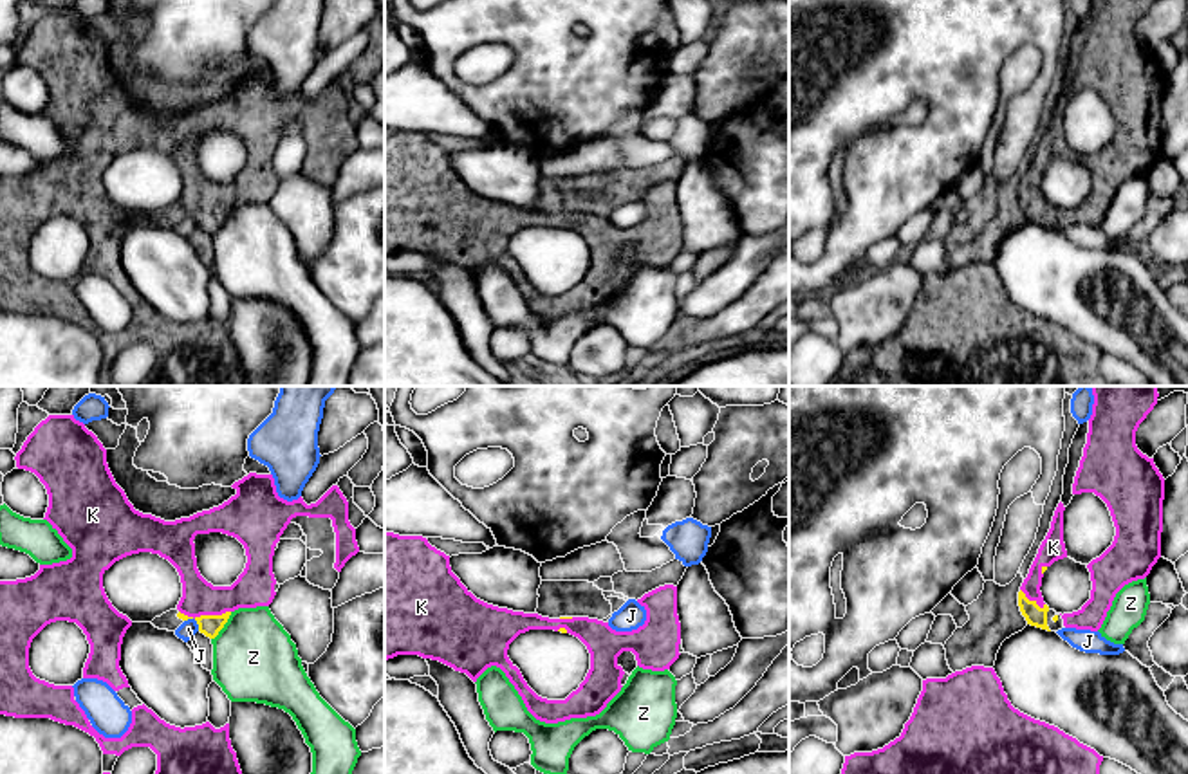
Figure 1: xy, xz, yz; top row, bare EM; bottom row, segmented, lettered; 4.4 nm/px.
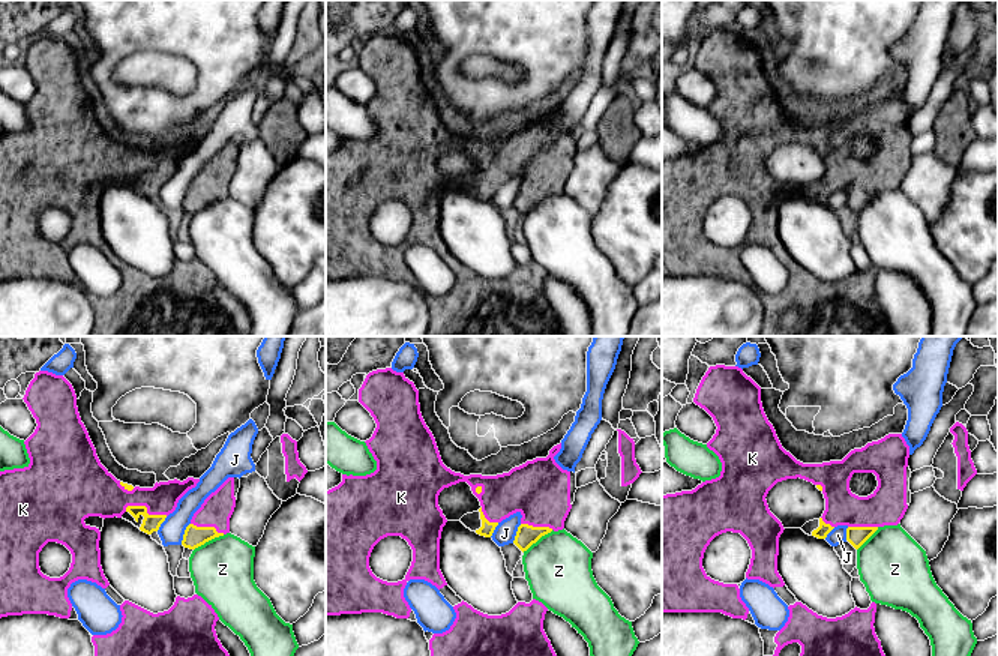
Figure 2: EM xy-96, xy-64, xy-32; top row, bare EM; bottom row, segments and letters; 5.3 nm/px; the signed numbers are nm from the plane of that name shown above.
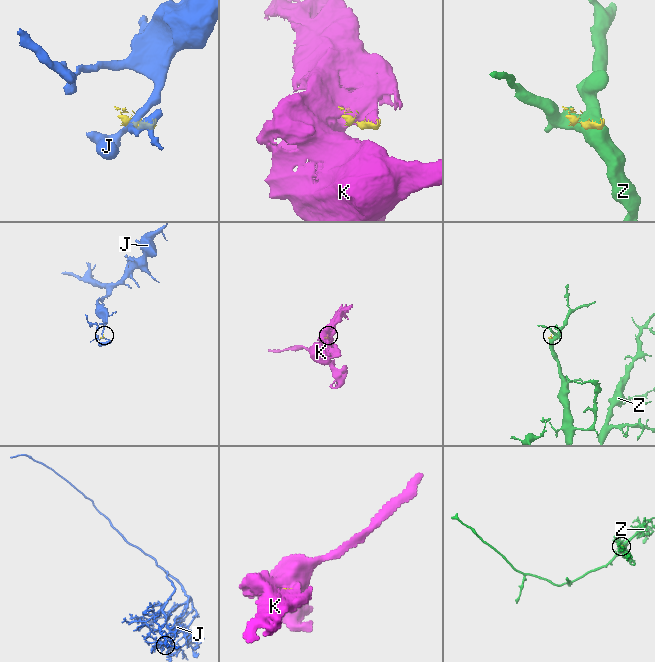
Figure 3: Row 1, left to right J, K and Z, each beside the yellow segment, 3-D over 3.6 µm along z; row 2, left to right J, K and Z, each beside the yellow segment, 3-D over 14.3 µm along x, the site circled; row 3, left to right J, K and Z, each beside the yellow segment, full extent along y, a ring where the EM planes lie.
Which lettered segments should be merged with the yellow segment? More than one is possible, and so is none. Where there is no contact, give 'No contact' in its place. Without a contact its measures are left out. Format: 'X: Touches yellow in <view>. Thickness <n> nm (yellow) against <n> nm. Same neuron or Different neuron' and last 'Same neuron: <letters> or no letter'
J: Touches yellow in xy. Thickness 100 nm (yellow) against 80 nm. Different neuron
K: Touches yellow in xy. Thickness 100 nm (yellow) against 160 nm. Same neuron
Z: Touches yellow in xy. Thickness 100 nm (yellow) against 360 nm. Different neuron
Same neuron: K

